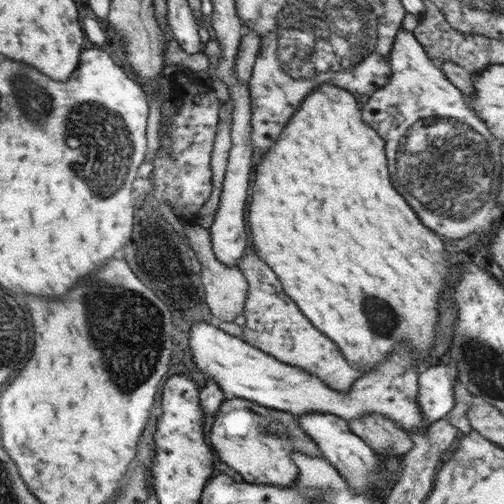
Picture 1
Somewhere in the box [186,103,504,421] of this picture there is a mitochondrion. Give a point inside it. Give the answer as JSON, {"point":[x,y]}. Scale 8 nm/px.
{"point":[448,168]}

